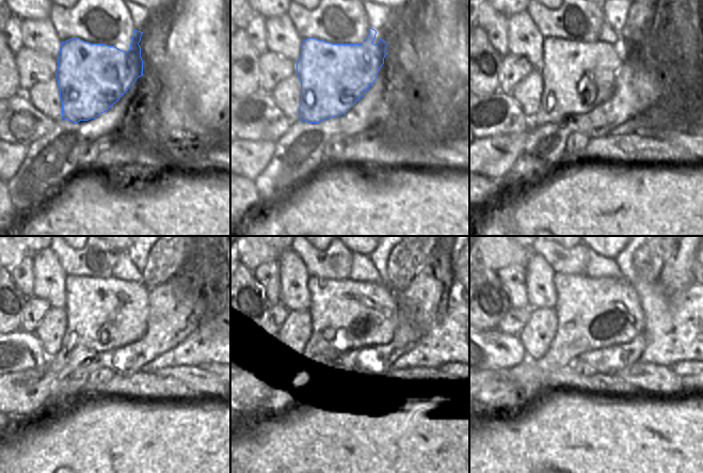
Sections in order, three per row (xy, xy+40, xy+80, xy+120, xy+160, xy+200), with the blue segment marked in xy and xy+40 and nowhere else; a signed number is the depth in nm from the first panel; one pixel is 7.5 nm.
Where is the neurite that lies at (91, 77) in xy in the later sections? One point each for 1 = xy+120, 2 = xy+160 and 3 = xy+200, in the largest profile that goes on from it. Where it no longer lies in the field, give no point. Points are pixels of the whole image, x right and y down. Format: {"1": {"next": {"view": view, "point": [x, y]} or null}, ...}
{"1": {"next": {"view": "xy+120", "point": [101, 314]}}, "2": {"next": {"view": "xy+160", "point": [346, 315]}}, "3": {"next": {"view": "xy+200", "point": [591, 313]}}}

